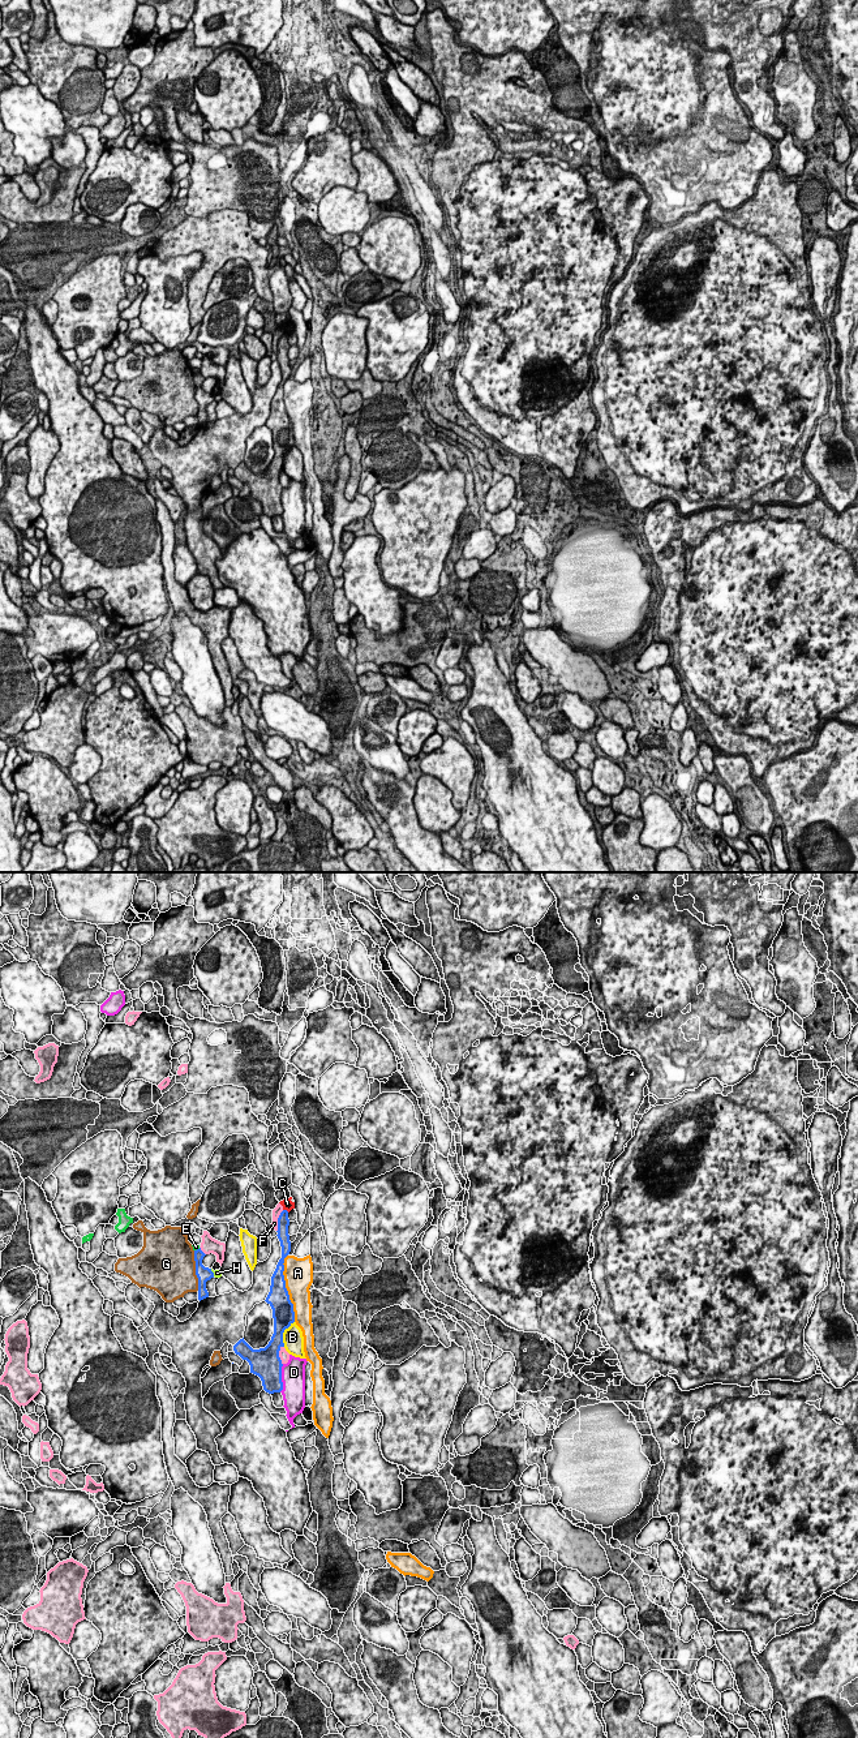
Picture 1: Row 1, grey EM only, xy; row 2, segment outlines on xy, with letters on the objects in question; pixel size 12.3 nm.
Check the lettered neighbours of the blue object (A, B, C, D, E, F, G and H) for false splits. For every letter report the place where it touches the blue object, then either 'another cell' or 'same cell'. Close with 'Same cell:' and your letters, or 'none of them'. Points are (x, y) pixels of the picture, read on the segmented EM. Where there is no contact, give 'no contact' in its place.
A: meets blue in xy at (286, 1288); another cell
B: meets blue in xy at (282, 1334); another cell
C: meets blue in xy at (286, 1210); another cell
D: meets blue in xy at (281, 1378); another cell
E: meets blue in xy at (197, 1249); another cell
F: meets blue in xy at (278, 1221); another cell
G: meets blue in xy at (196, 1270); another cell
H: meets blue in xy at (213, 1273); another cell
Same cell: none of them

